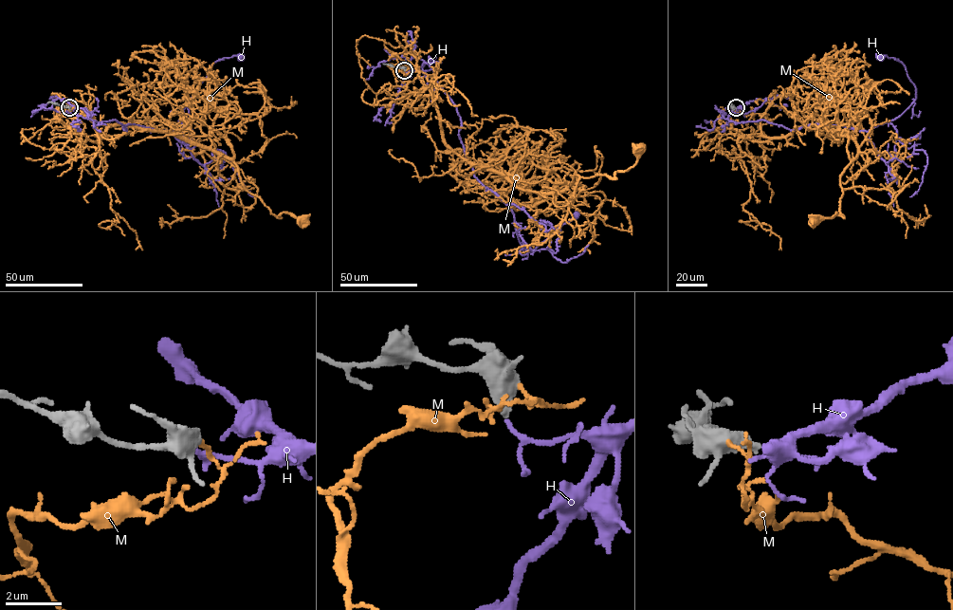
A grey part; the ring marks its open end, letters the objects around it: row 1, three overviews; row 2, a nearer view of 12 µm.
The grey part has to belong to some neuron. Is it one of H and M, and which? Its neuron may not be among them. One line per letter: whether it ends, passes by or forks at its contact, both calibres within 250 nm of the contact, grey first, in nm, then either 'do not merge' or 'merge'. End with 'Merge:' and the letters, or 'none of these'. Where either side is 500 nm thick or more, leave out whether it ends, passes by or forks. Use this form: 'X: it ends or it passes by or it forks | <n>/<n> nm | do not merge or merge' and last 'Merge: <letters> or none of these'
H: it passes by | 440/120 nm | merge
M: 550/120 nm | do not merge
Merge: H

